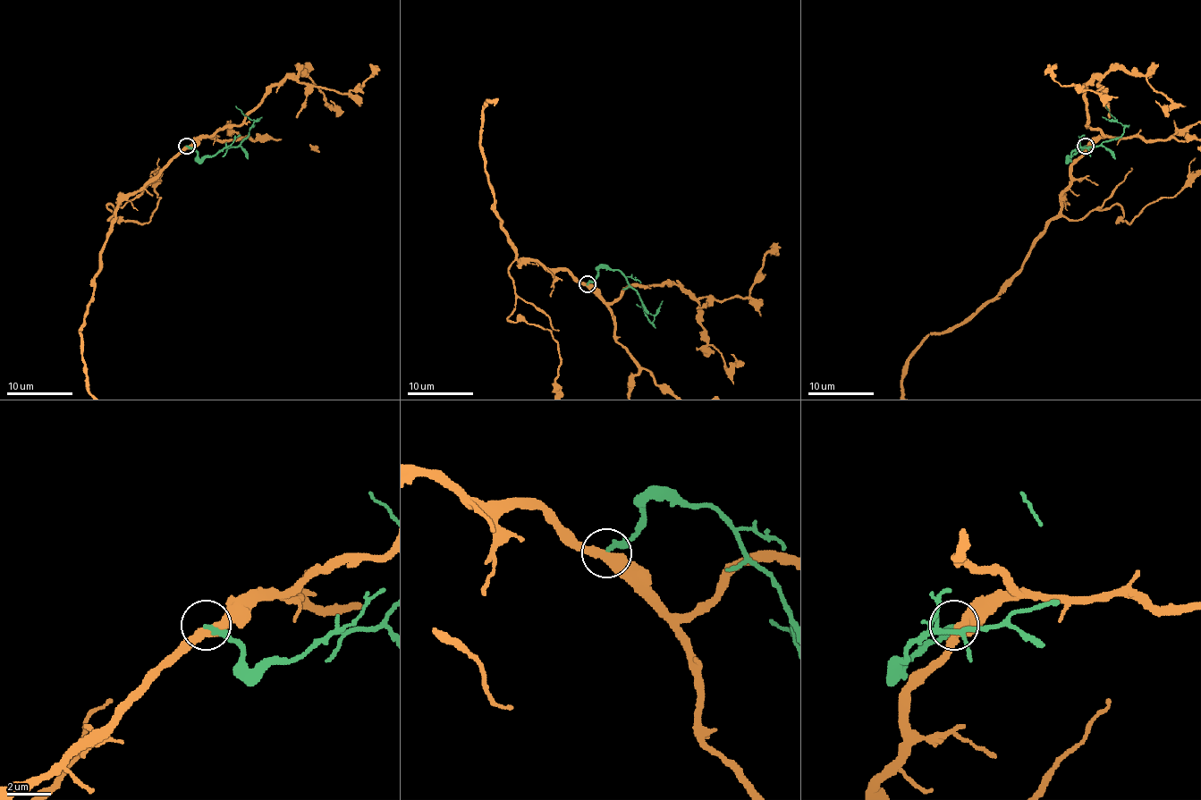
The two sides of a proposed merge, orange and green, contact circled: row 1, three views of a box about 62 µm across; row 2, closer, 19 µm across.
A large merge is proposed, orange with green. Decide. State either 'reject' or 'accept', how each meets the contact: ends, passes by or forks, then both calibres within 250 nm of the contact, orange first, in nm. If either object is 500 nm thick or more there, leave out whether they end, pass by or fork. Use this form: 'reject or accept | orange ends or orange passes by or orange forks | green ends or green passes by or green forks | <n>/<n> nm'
reject | orange passes by | green ends | 440/240 nm

